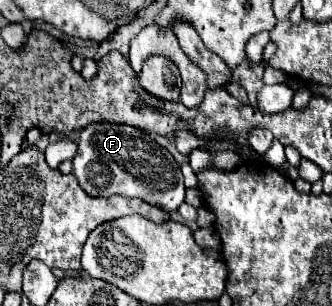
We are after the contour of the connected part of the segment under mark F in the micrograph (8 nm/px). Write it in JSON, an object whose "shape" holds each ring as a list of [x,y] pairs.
{"shape":[[[108,122],[86,126],[80,132],[78,150],[76,150],[72,164],[74,164],[74,176],[78,178],[78,184],[92,198],[102,198],[102,196],[112,196],[112,194],[118,194],[124,198],[142,198],[144,202],[148,202],[152,206],[160,206],[168,214],[176,212],[178,206],[184,202],[184,180],[182,180],[182,172],[180,172],[178,162],[150,134],[146,134],[134,126],[108,124]]]}

